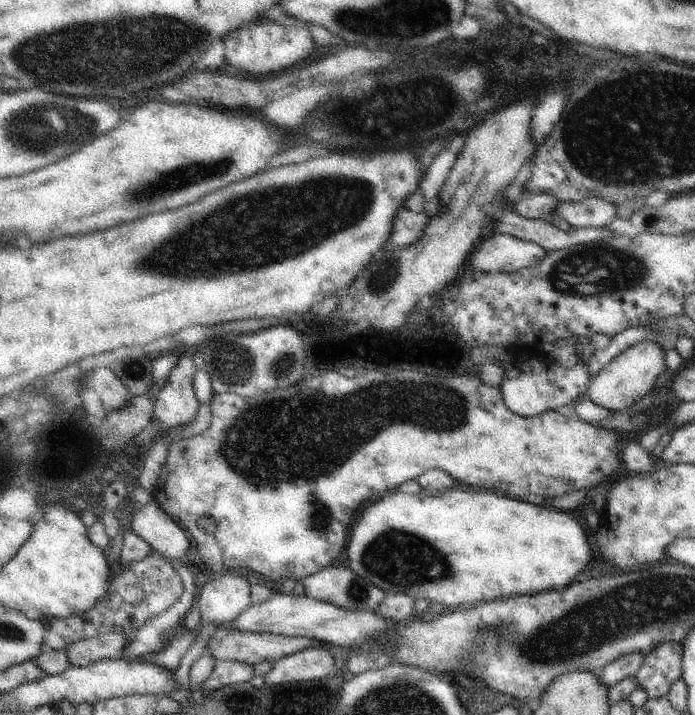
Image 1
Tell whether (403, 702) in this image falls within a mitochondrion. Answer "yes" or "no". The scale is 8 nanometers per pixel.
yes

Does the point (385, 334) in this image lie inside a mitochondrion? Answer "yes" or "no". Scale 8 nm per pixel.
no

